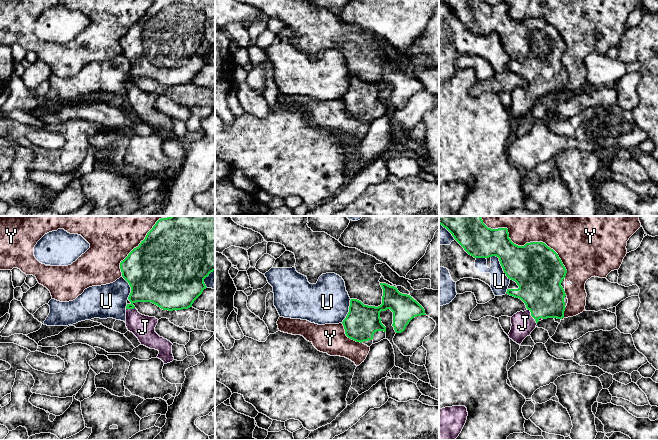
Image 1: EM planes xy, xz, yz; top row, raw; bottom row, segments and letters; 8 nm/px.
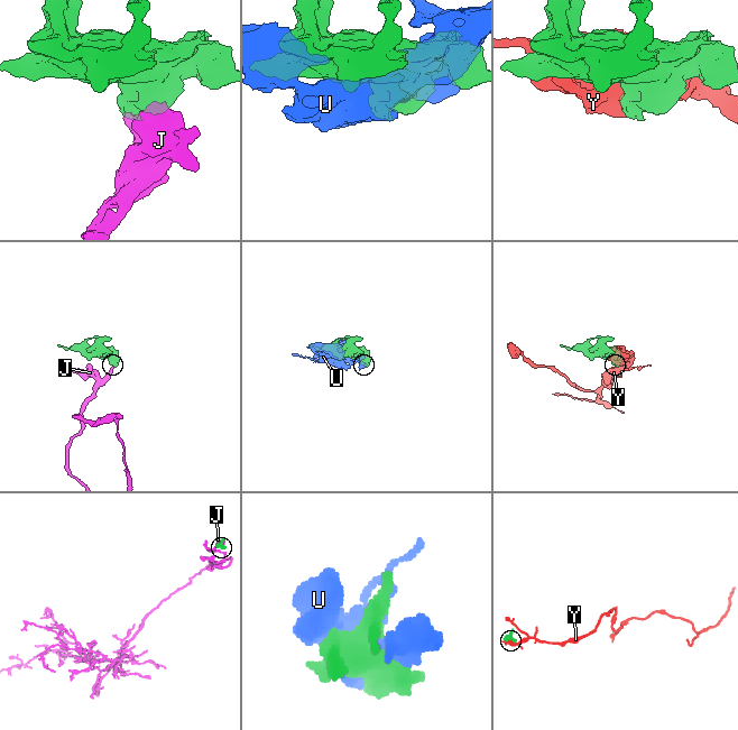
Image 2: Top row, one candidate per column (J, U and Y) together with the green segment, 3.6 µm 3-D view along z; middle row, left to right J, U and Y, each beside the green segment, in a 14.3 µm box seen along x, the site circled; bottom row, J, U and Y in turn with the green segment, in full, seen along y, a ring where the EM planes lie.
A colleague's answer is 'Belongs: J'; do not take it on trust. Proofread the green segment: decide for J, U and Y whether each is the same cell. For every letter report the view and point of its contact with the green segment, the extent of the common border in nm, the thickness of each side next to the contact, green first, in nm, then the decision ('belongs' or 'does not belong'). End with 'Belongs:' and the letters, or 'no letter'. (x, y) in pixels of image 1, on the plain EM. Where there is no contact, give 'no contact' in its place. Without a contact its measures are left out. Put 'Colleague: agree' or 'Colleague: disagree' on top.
Colleague: agree
J: yz (531, 91) | 150 nm | 340/180 nm | belongs
U: yz (501, 41) | 240 nm | 360/140 nm | does not belong
Y: yz (529, 19) | 800 nm | 400/220 nm | does not belong
Belongs: J

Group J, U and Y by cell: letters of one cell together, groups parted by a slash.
J / U / Y

